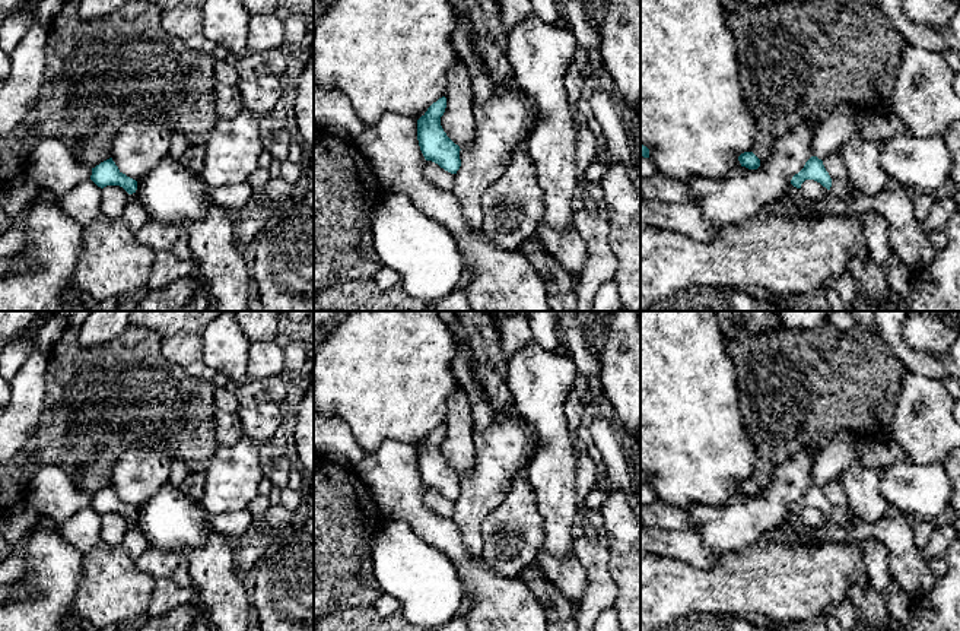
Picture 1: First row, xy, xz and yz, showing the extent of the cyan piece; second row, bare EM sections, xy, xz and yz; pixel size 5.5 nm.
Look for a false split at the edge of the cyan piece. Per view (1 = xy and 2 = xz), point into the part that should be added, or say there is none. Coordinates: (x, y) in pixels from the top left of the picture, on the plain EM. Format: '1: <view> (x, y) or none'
1: none
2: none

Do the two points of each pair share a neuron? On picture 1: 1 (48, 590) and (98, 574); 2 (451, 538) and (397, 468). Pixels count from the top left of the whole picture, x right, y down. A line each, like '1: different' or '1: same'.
1: different
2: same

